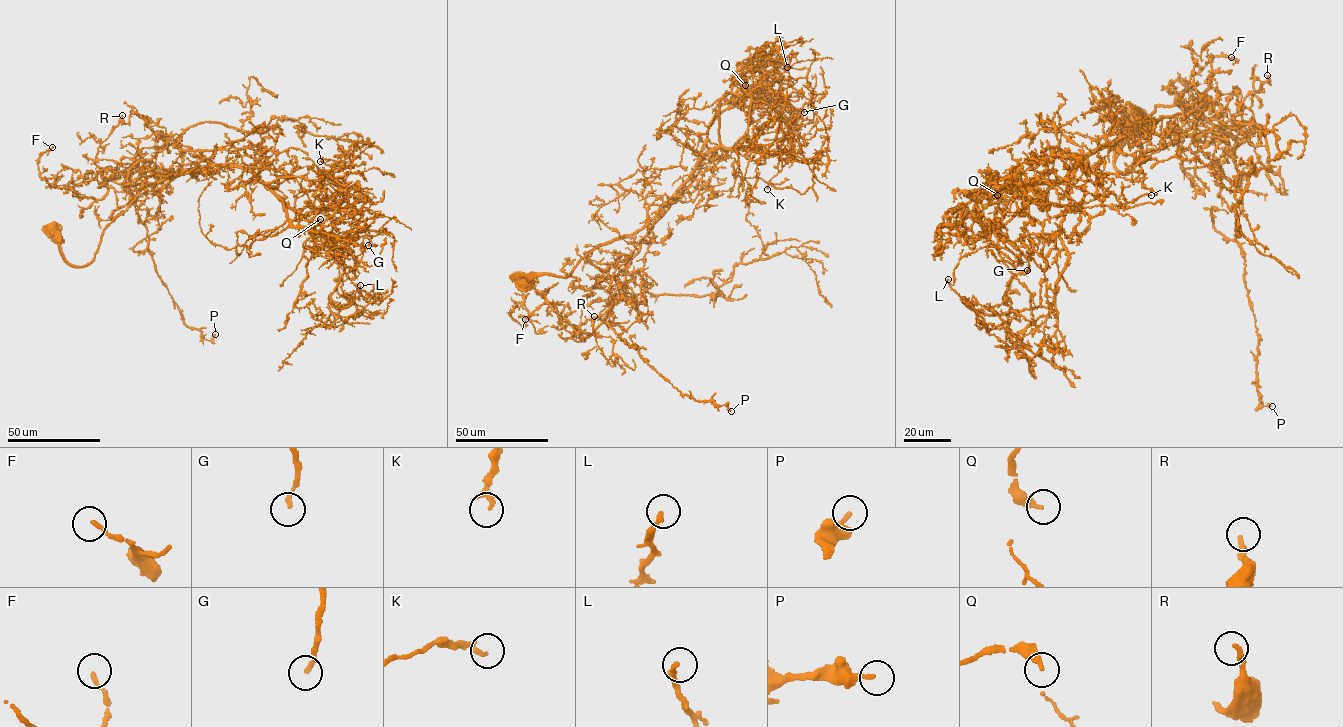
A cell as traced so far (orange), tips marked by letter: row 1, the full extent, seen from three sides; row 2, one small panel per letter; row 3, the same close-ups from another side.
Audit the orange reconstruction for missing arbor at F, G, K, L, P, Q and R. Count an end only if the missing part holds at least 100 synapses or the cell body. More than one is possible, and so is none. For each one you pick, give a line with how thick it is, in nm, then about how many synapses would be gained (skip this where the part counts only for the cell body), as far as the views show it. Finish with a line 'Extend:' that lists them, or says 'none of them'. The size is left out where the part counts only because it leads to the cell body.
Extend: none of them

